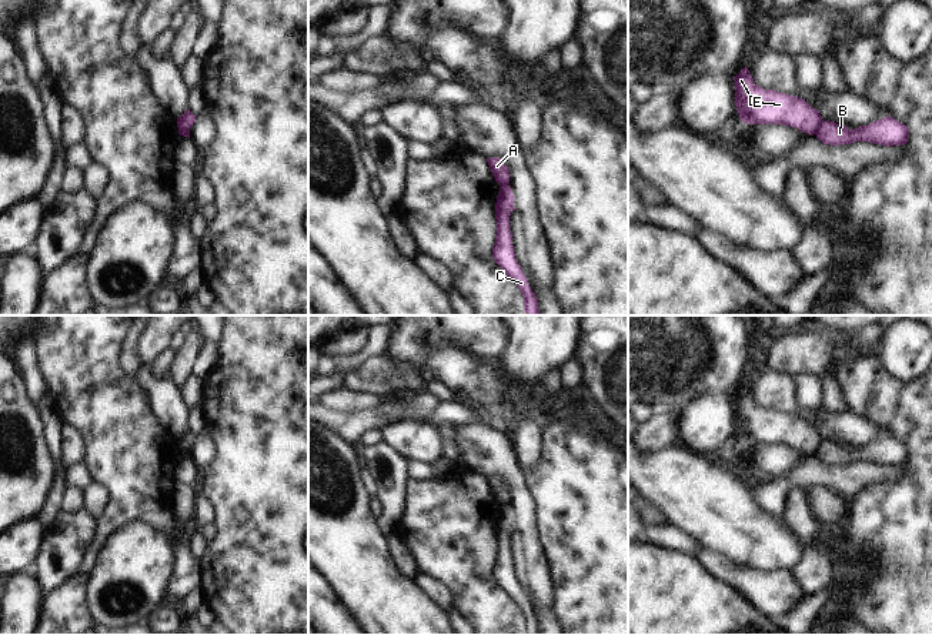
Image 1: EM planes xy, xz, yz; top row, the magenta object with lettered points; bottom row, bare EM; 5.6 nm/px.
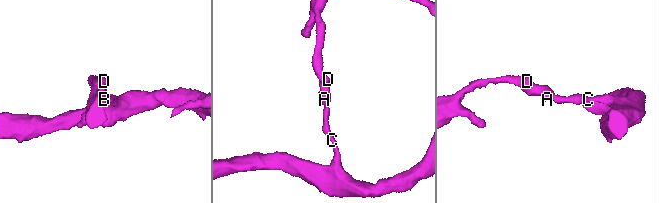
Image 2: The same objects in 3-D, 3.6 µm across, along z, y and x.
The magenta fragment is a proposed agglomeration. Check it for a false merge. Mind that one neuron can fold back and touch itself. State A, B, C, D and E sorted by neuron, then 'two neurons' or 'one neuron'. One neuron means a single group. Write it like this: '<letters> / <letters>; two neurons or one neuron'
A D E / B C; two neurons

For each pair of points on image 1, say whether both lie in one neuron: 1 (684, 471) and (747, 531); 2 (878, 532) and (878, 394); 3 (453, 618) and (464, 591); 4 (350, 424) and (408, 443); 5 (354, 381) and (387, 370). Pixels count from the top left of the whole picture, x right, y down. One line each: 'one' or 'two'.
1: one
2: one
3: two
4: two
5: one

